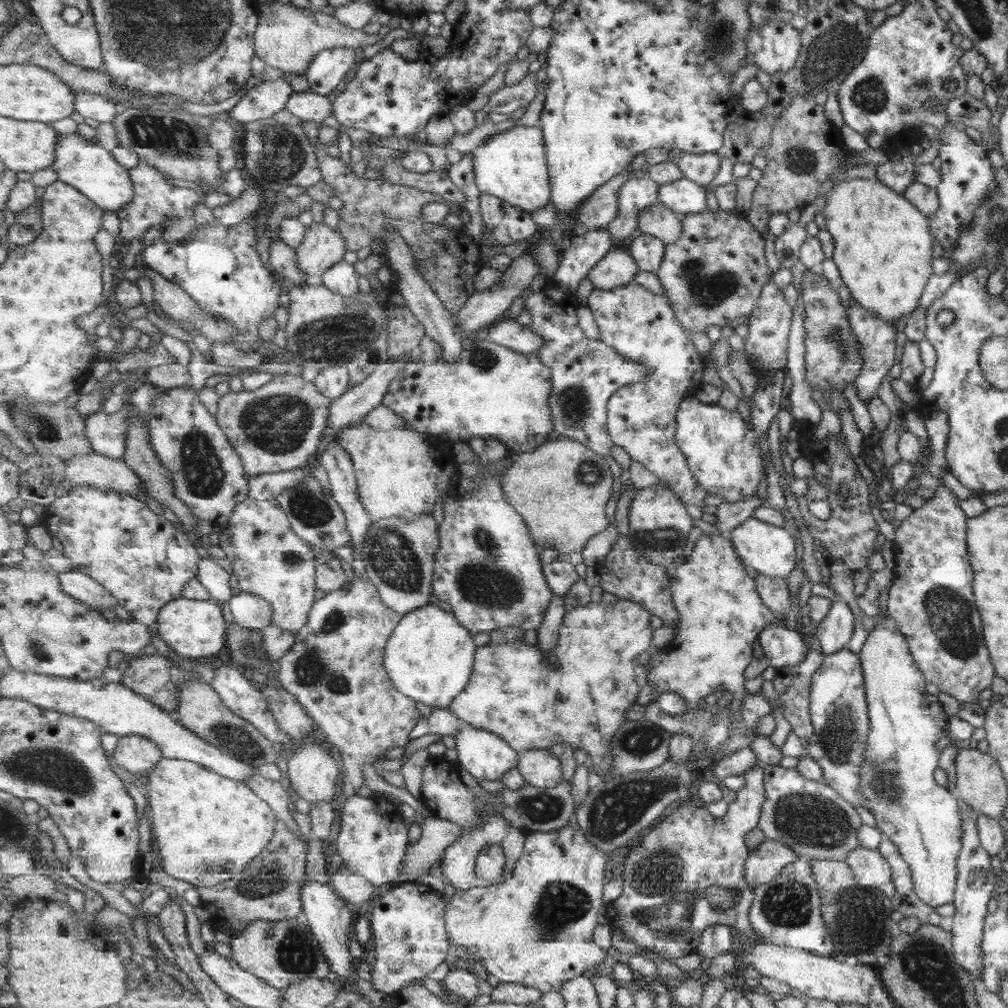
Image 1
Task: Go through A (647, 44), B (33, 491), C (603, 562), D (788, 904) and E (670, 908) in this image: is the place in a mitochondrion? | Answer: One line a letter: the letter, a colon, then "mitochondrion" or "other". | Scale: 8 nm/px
A: other
B: other
C: other
D: mitochondrion
E: mitochondrion

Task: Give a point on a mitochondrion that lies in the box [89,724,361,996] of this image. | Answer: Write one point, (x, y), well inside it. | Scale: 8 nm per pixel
(296, 954)

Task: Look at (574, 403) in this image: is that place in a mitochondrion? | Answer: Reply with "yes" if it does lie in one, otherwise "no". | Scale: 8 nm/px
yes

